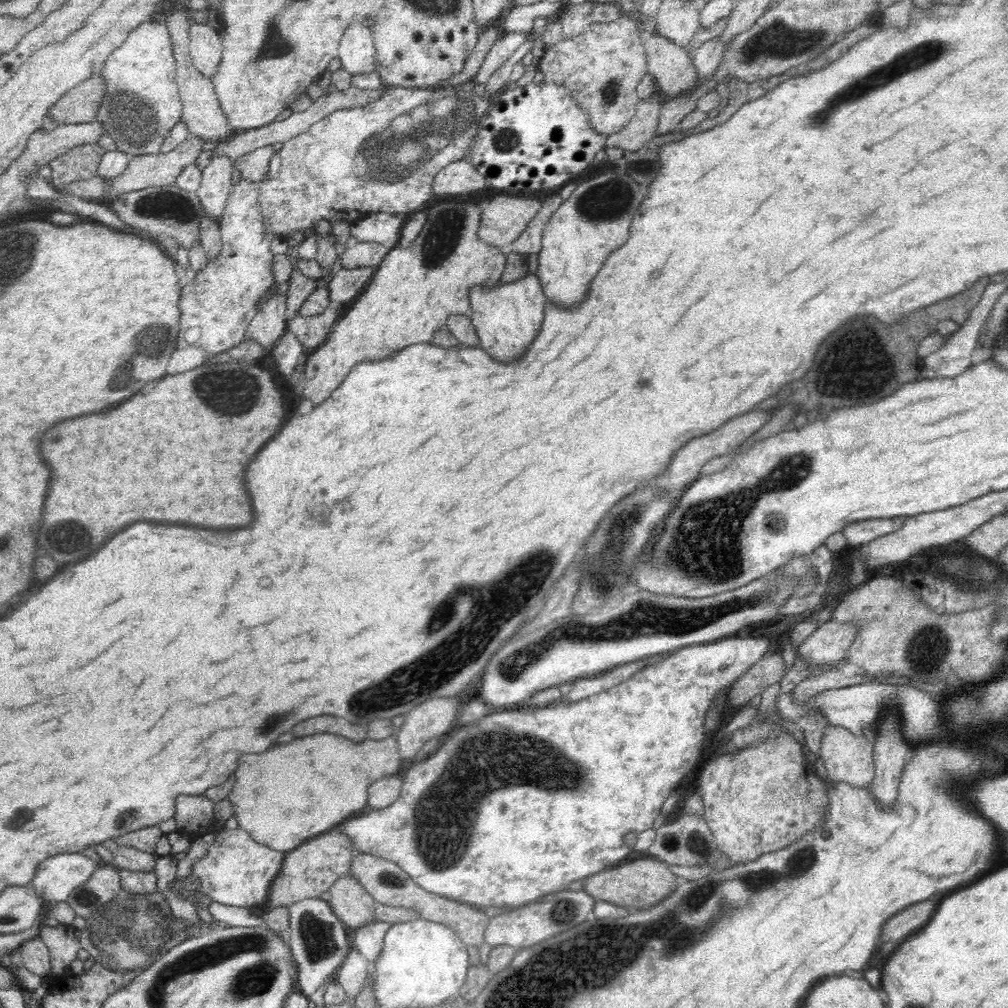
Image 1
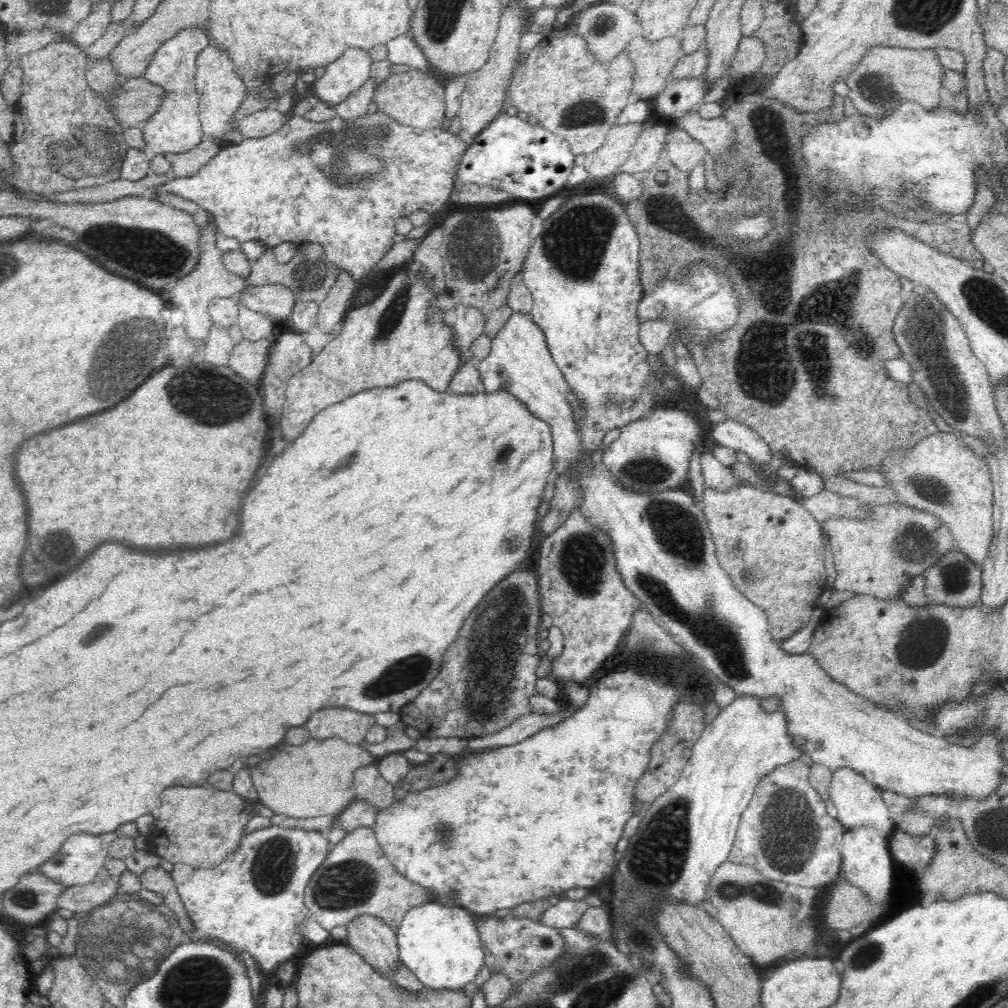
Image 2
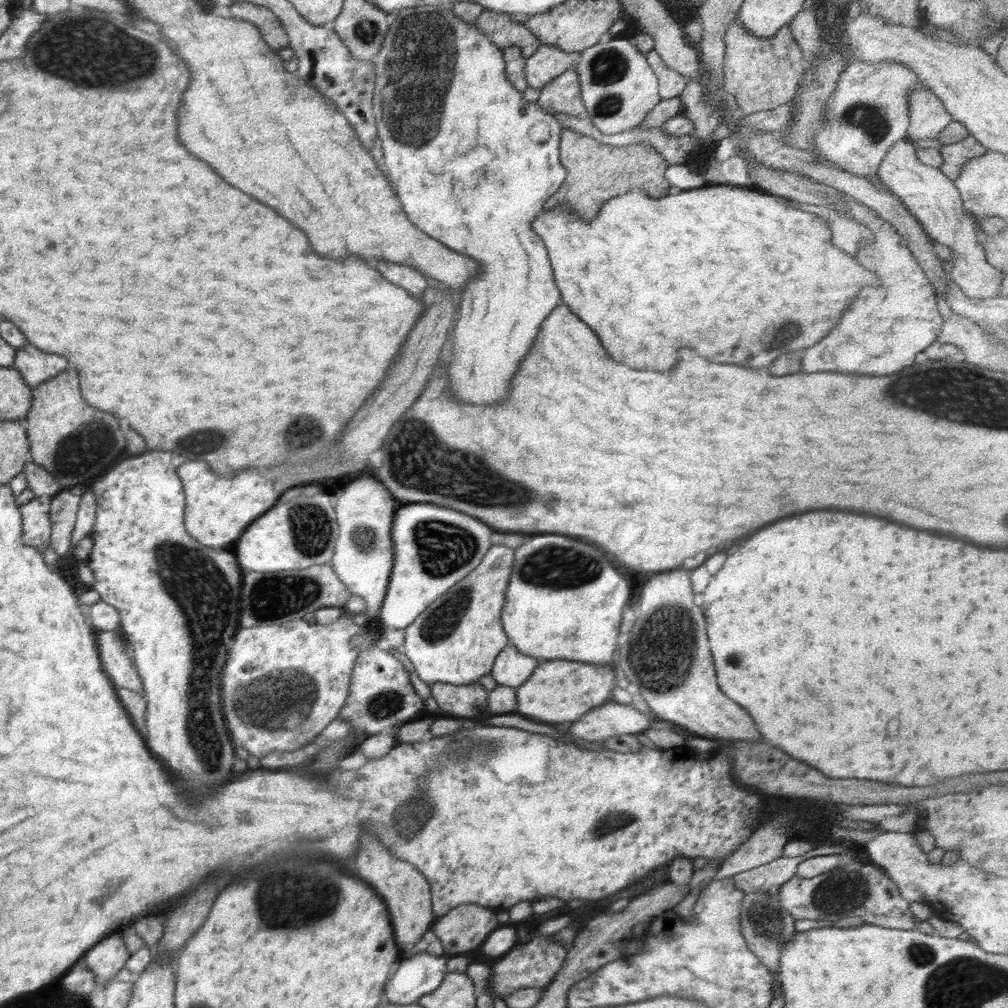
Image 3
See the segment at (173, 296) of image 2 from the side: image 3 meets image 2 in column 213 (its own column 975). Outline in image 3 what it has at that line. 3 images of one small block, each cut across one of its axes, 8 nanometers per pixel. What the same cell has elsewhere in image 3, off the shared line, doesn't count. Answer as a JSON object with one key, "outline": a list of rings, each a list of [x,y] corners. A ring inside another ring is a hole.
{"outline":[[[909,139],[898,140],[880,162],[876,176],[894,195],[899,196],[904,206],[920,221],[932,241],[952,250],[950,280],[958,285],[969,299],[1000,298],[1000,284],[1005,273],[994,268],[985,258],[983,245],[978,243],[977,223],[966,212],[959,190],[953,180],[938,168],[918,161]]]}

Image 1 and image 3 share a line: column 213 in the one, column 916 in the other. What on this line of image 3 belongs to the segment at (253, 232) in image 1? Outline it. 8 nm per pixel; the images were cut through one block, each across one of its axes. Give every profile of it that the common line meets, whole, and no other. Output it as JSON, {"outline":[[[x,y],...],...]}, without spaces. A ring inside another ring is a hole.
{"outline":[[[851,199],[846,205],[844,214],[868,227],[876,236],[874,246],[860,248],[858,262],[880,278],[882,288],[864,288],[860,292],[856,302],[844,312],[840,324],[824,340],[806,350],[804,360],[801,360],[802,371],[894,374],[912,366],[916,355],[936,341],[944,320],[936,307],[932,283],[912,256],[904,236],[900,236],[884,218],[876,216],[866,204]]]}

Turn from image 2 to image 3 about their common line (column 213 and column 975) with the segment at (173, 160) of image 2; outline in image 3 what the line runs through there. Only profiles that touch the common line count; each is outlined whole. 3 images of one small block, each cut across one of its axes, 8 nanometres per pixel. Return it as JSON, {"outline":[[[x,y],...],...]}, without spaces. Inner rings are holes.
{"outline":[[[968,136],[960,142],[954,144],[946,144],[939,149],[942,156],[942,164],[940,164],[940,172],[944,173],[950,180],[956,180],[962,172],[962,168],[966,162],[984,156],[990,153],[988,148],[985,148],[974,137]]]}

